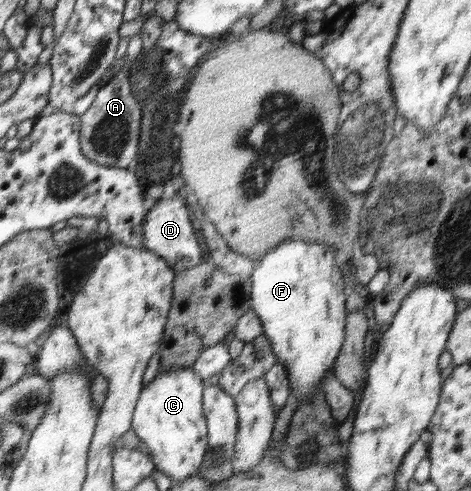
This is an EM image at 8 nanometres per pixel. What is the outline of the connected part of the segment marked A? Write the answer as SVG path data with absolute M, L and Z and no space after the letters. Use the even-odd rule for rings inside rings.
M141 33L130 37L126 49L127 61L123 69L115 74L99 91L91 106L80 117L80 148L83 155L98 165L109 167L132 168L135 164L141 137L141 103L131 93L129 67L142 49Z

